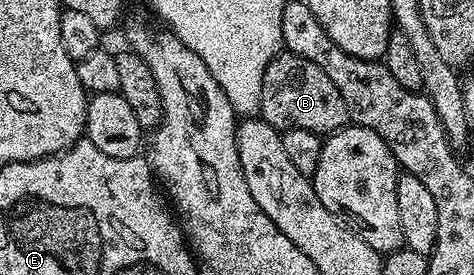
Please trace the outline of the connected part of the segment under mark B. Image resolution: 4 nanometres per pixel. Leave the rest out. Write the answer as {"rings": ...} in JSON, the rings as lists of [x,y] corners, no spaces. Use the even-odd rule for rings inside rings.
{"rings":[[[279,53],[274,56],[268,69],[264,69],[260,118],[280,132],[312,129],[312,133],[325,137],[347,126],[350,114],[344,105],[344,97],[340,97],[340,89],[328,81],[324,69],[316,69],[312,61],[299,55]]]}

